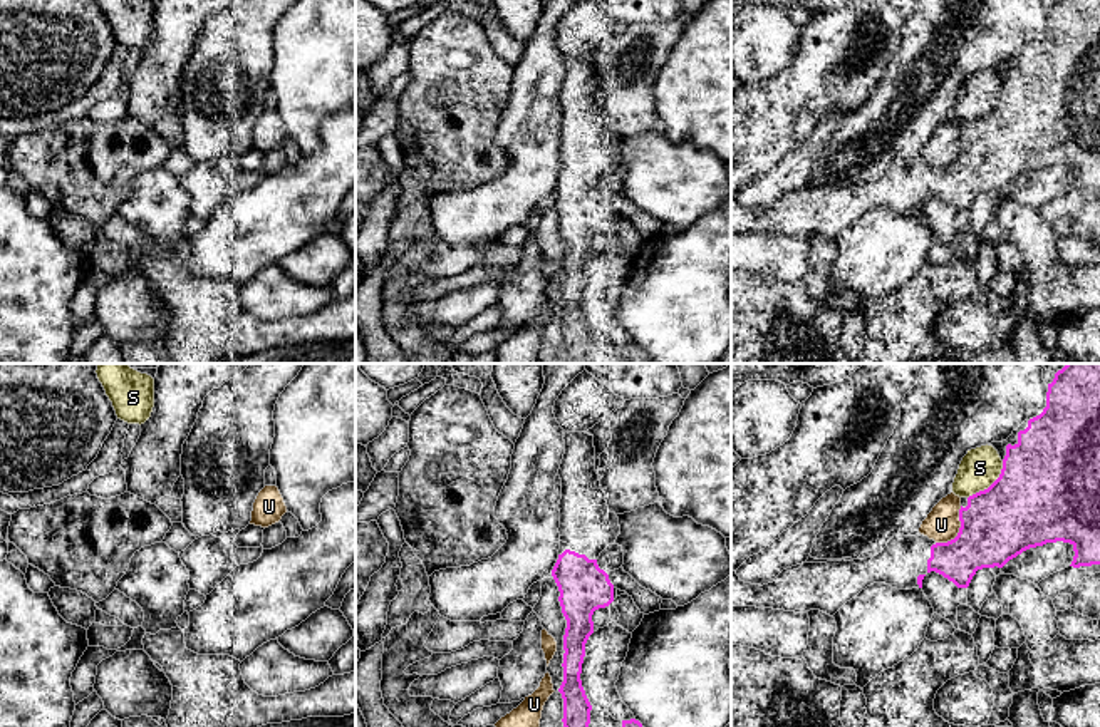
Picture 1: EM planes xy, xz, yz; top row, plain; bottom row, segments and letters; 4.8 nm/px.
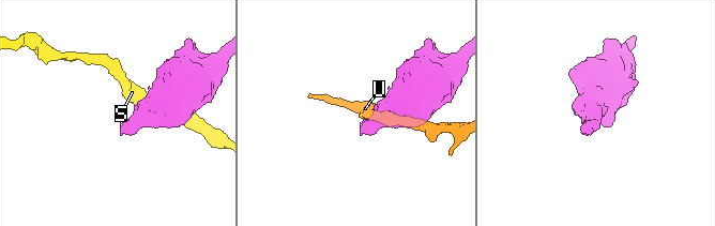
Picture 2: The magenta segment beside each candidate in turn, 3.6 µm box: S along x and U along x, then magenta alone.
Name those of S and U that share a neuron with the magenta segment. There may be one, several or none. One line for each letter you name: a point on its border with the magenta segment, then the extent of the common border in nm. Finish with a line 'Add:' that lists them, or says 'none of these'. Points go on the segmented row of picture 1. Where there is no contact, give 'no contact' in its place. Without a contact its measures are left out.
Add: none of these

